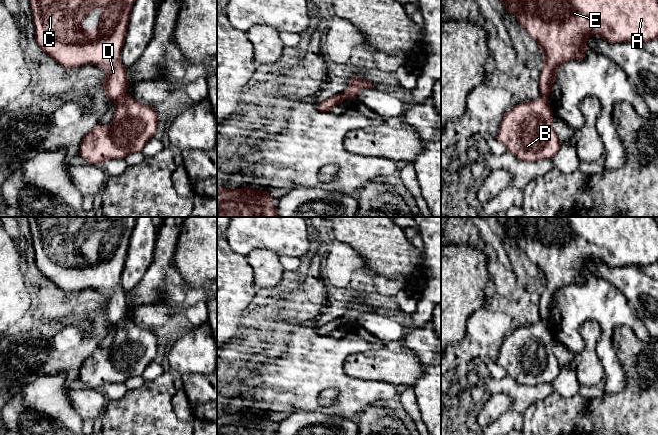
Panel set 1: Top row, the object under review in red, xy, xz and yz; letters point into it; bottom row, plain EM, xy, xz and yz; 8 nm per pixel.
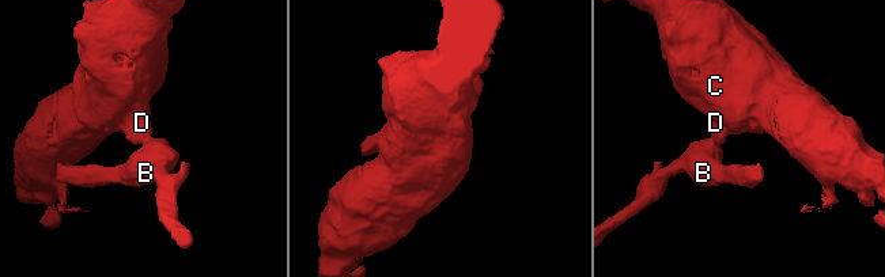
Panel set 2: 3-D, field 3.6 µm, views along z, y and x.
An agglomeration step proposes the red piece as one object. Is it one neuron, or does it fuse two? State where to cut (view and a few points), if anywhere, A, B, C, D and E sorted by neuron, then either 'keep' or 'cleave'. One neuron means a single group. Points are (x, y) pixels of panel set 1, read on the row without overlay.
xy (124, 317), (115, 326) | A C D E / B | cleave

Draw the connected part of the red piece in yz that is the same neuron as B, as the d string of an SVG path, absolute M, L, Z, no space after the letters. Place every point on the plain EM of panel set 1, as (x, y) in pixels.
M542 319L535 324L521 326L503 339L495 362L520 385L535 386L552 383L561 371L553 353L553 339L548 322Z

